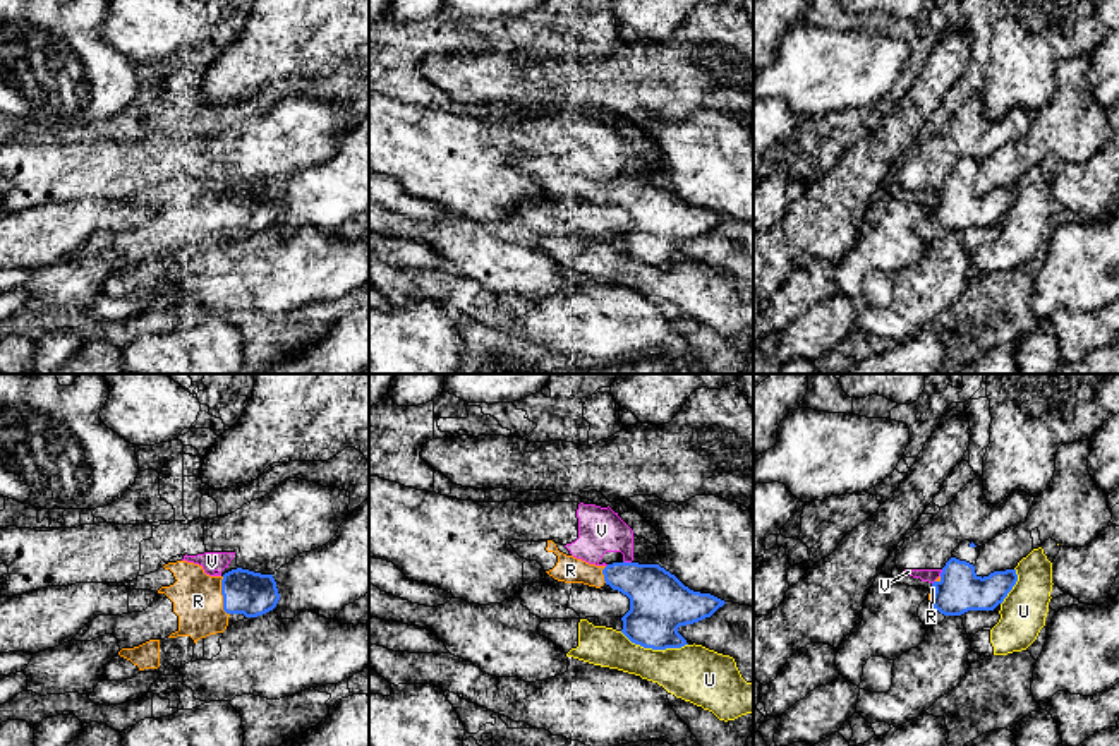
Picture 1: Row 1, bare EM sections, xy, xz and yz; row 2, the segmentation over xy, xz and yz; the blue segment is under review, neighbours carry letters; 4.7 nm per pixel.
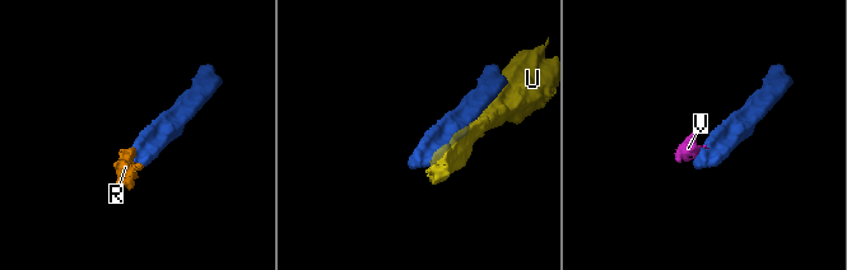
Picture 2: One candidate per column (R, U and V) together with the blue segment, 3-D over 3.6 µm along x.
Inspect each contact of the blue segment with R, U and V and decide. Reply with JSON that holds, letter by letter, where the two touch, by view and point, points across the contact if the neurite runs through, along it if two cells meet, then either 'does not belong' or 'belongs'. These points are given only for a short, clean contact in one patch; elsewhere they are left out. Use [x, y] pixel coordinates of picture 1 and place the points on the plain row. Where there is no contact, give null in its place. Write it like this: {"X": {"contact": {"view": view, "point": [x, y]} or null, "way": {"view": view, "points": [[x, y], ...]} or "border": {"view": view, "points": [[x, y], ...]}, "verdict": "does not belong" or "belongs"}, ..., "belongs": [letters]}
{"R": {"contact": {"view": "xy", "point": [222, 210]}, "way": {"view": "xy", "points": [[244, 208], [222, 210], [210, 216], [198, 216]]}, "verdict": "belongs"}, "U": {"contact": {"view": "xz", "point": [654, 264]}, "verdict": "does not belong"}, "V": {"contact": {"view": "xz", "point": [627, 179]}, "border": {"view": "xz", "points": [[623, 175], [630, 179]]}, "verdict": "does not belong"}, "belongs": ["R"]}

